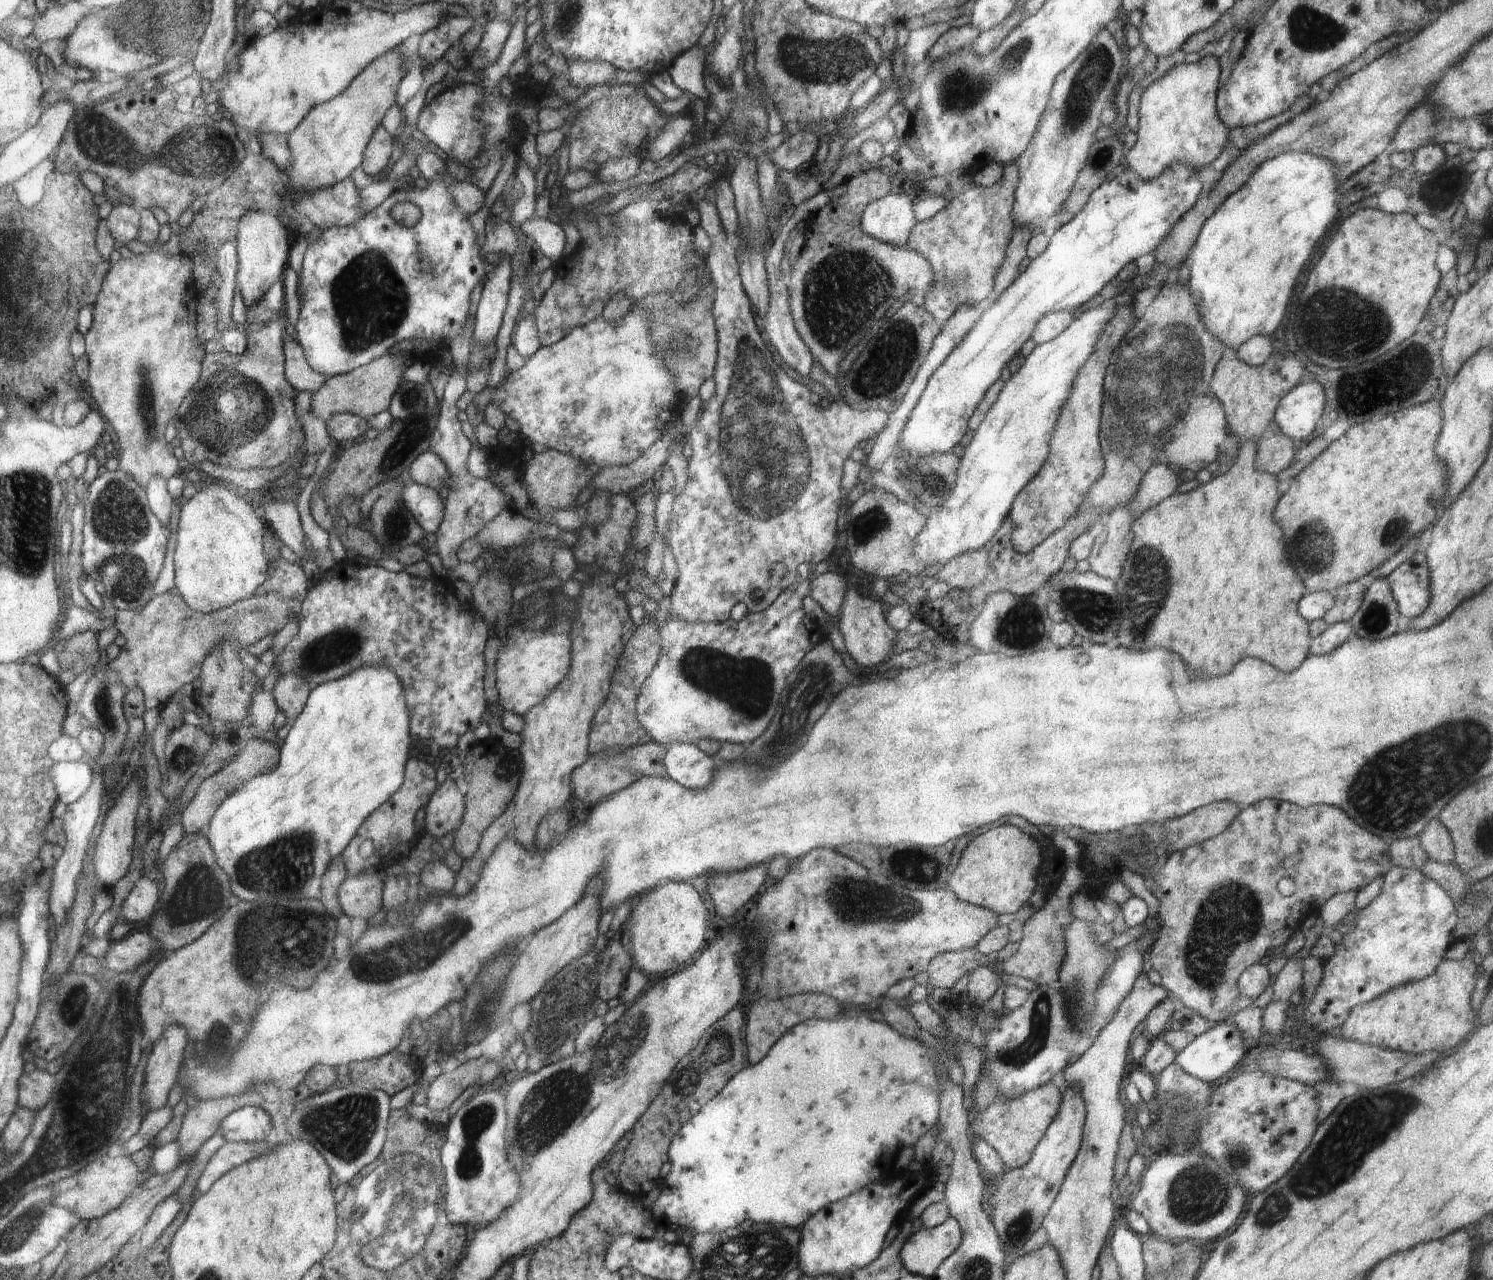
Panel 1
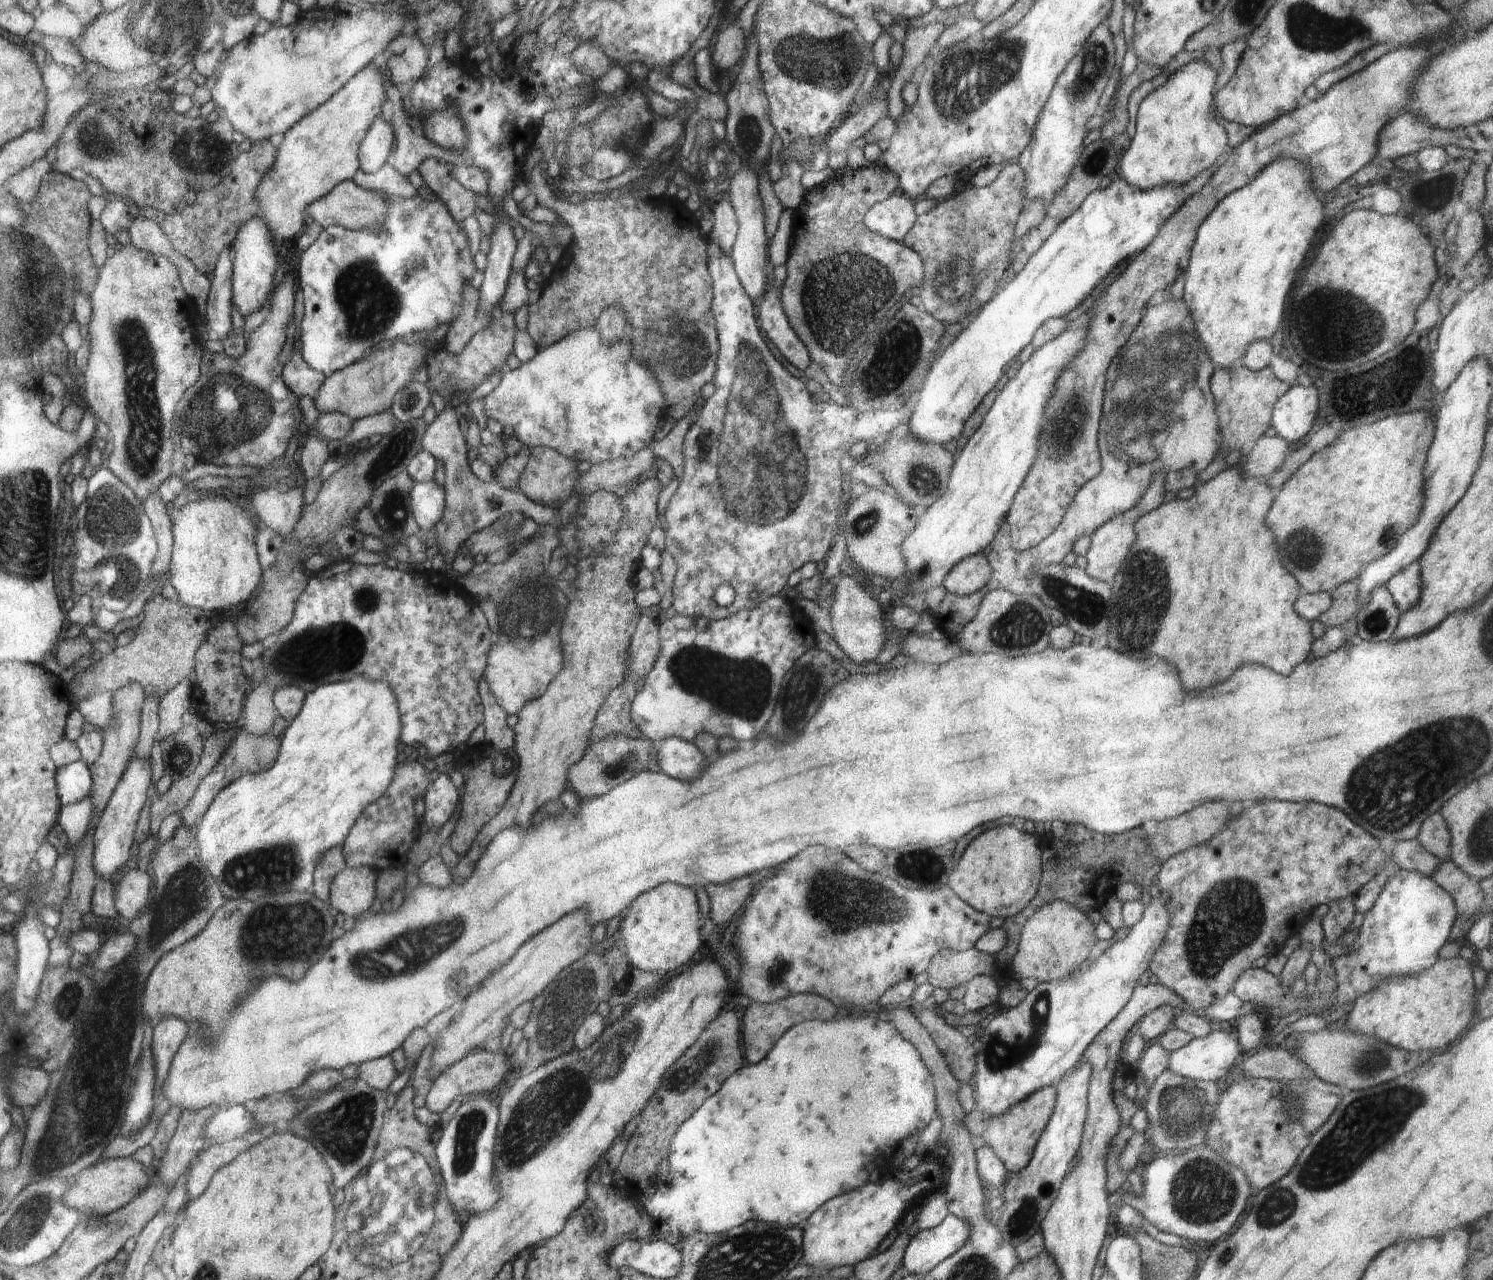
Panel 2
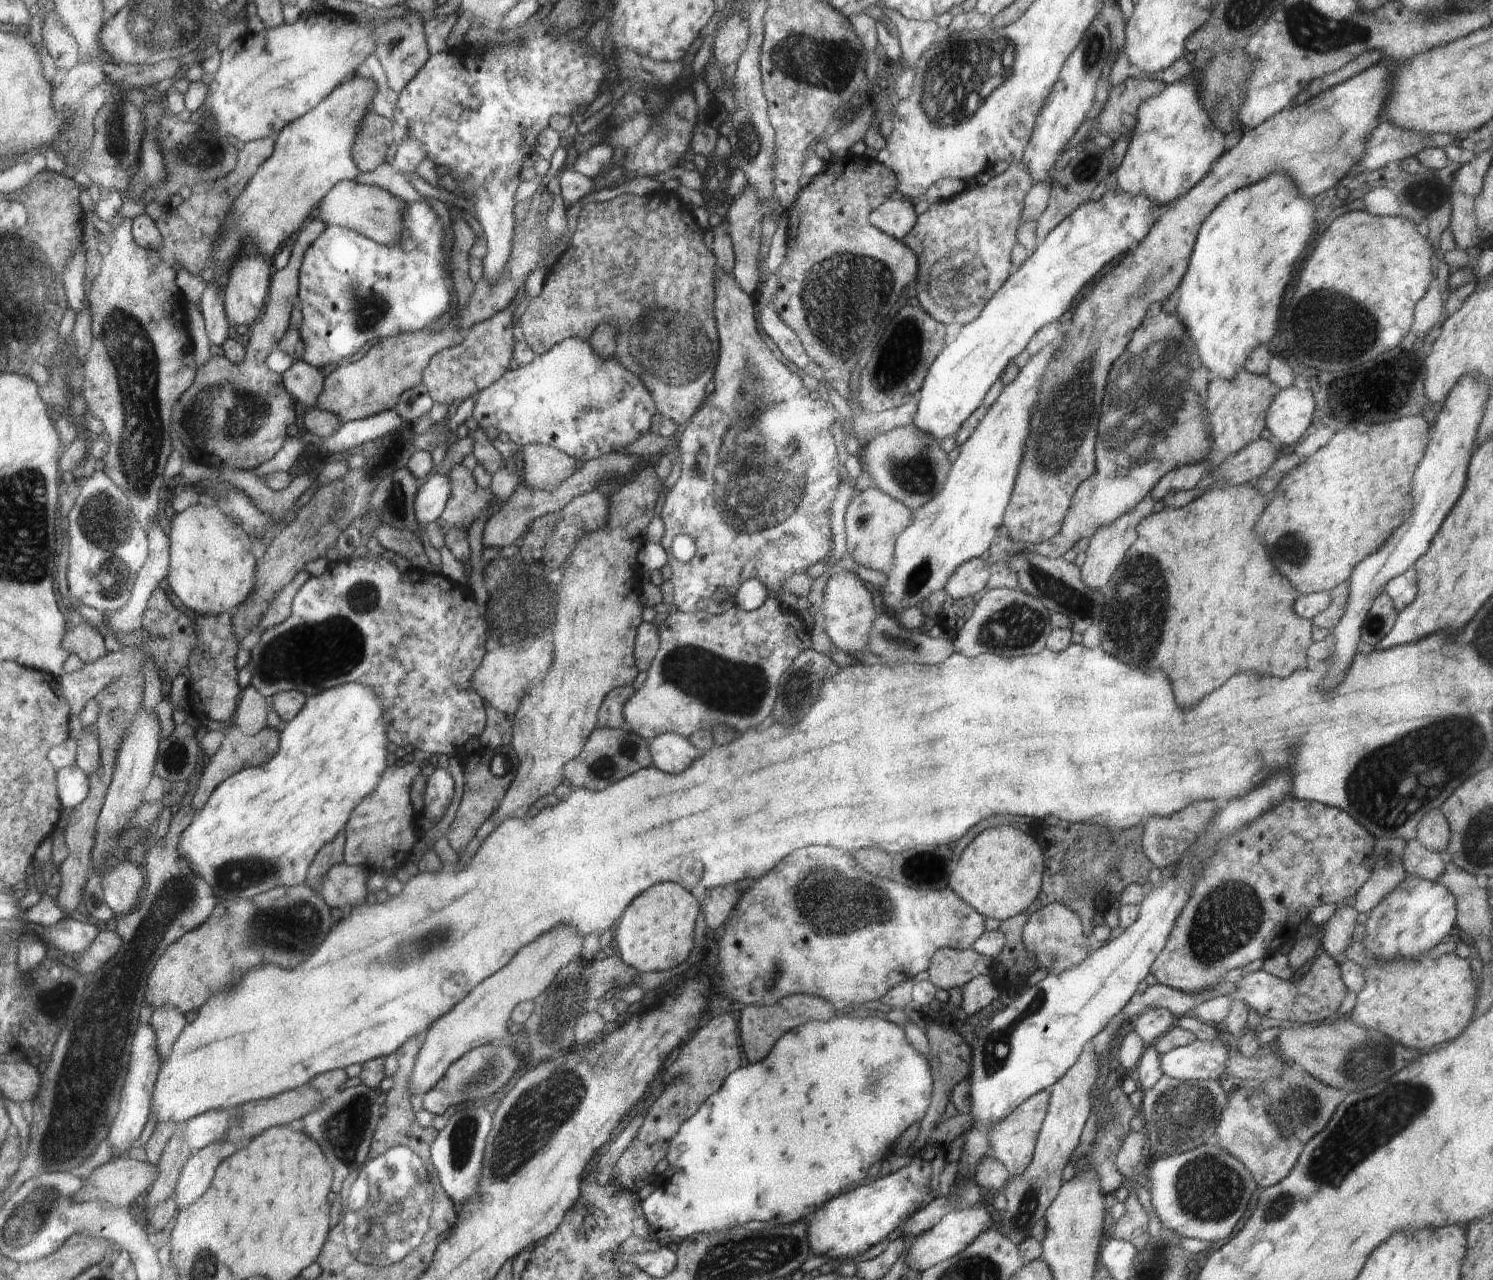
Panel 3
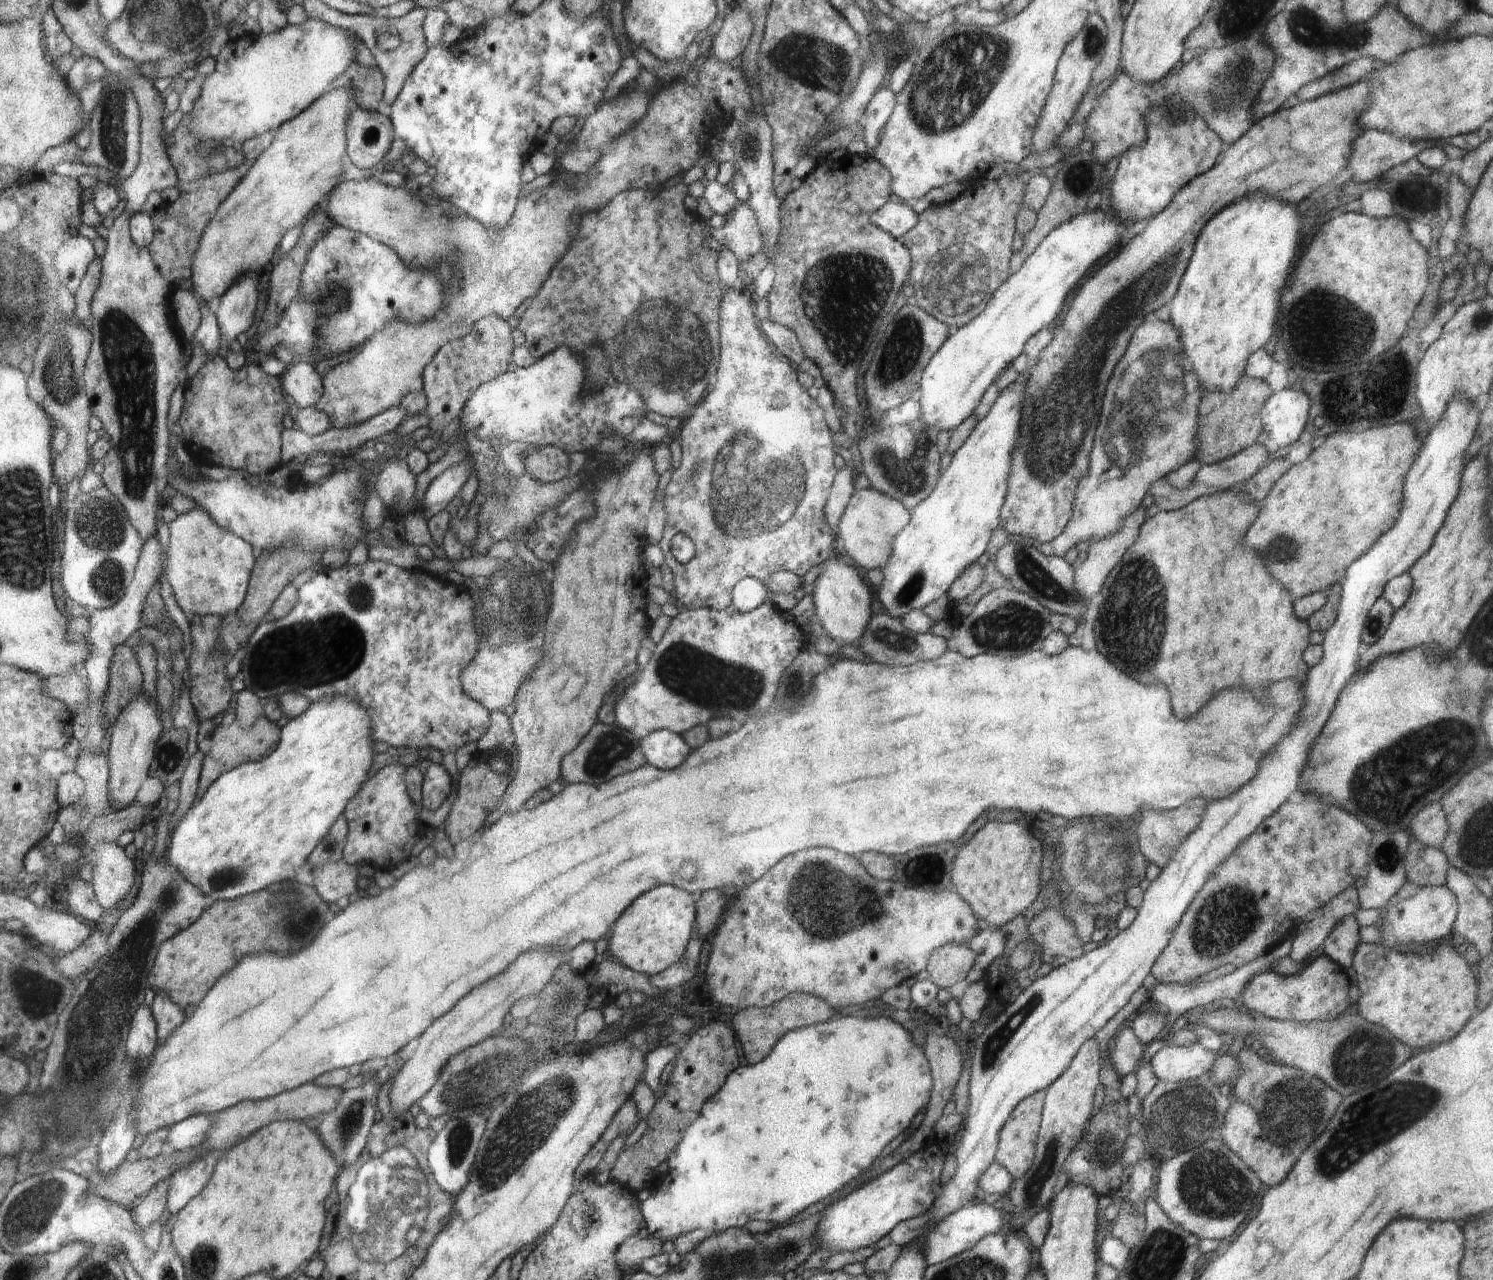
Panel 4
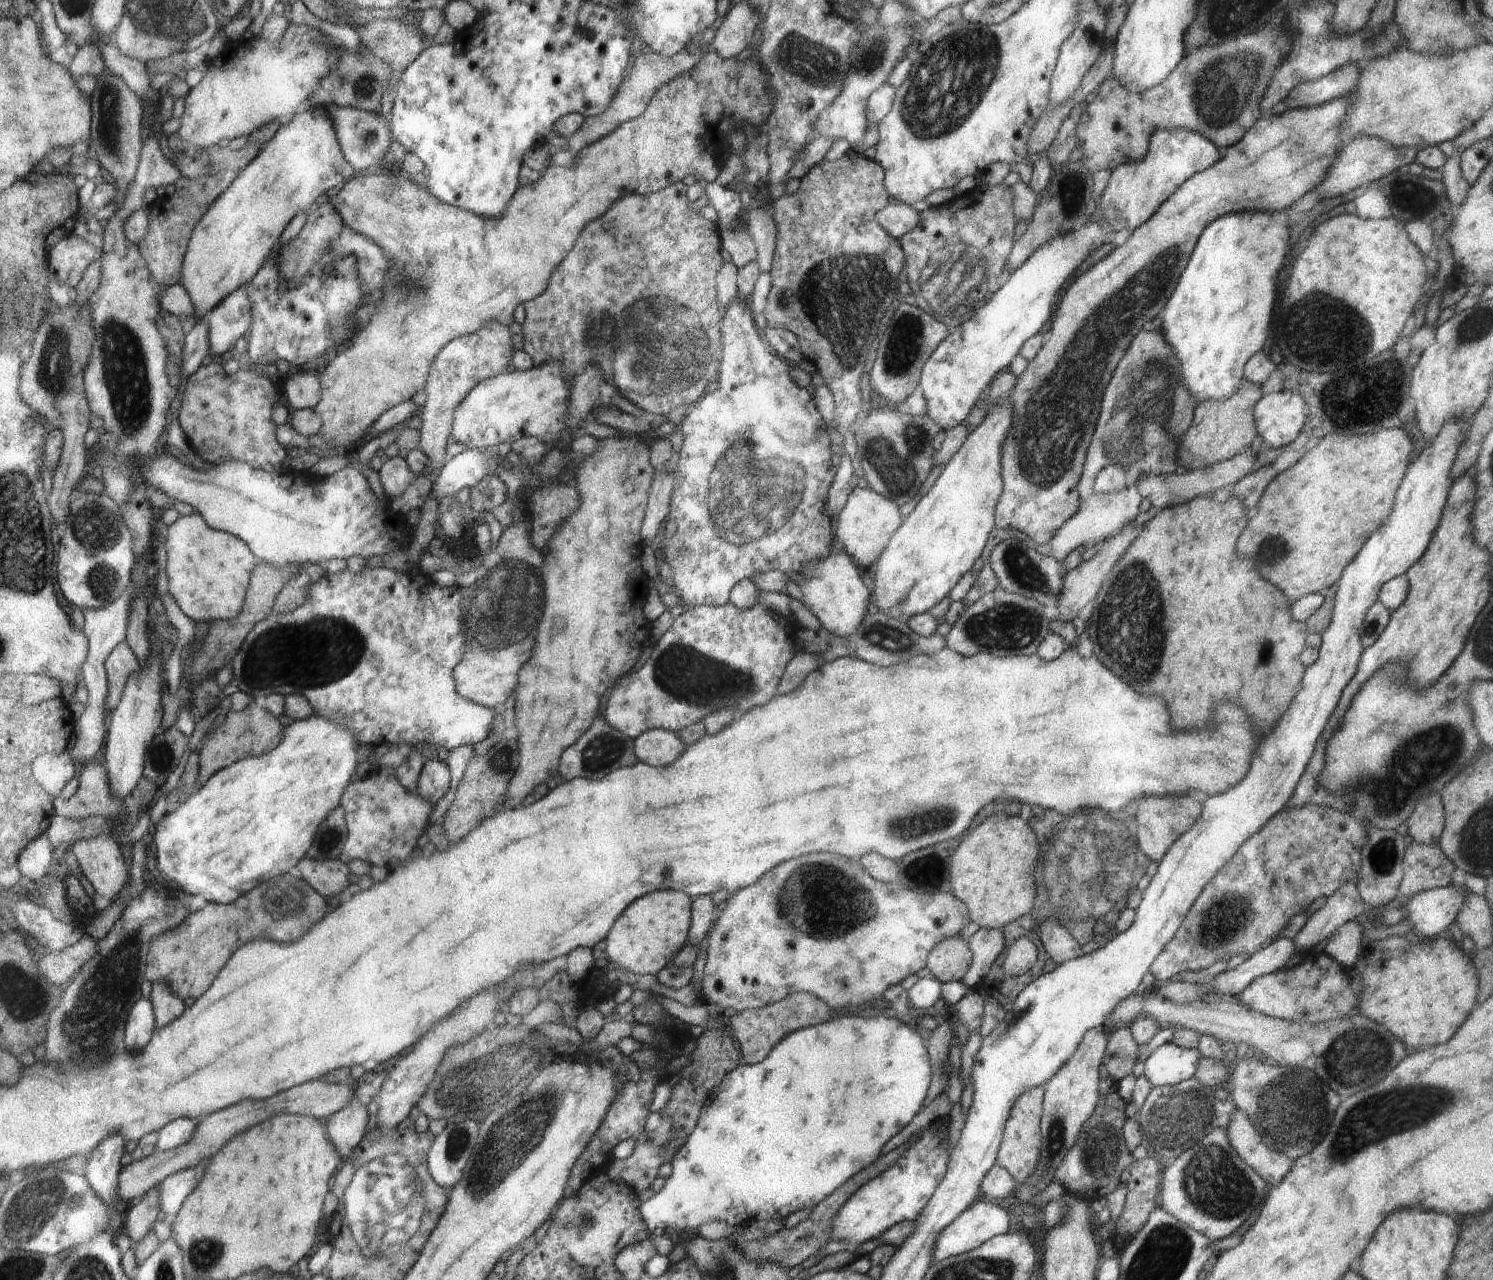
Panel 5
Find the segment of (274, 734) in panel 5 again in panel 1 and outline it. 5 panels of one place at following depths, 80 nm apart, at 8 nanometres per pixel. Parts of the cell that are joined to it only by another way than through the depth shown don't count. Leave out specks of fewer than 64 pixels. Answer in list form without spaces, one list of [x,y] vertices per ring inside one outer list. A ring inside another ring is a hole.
[[[264,738],[250,741],[246,744],[246,748],[234,756],[228,764],[215,772],[212,776],[206,777],[198,787],[196,794],[187,804],[183,811],[182,824],[184,833],[188,835],[196,835],[197,833],[205,833],[209,824],[213,820],[213,816],[217,812],[217,808],[244,783],[248,783],[258,775],[276,772],[281,766],[281,750],[278,746],[278,739],[272,743],[268,743]]]

